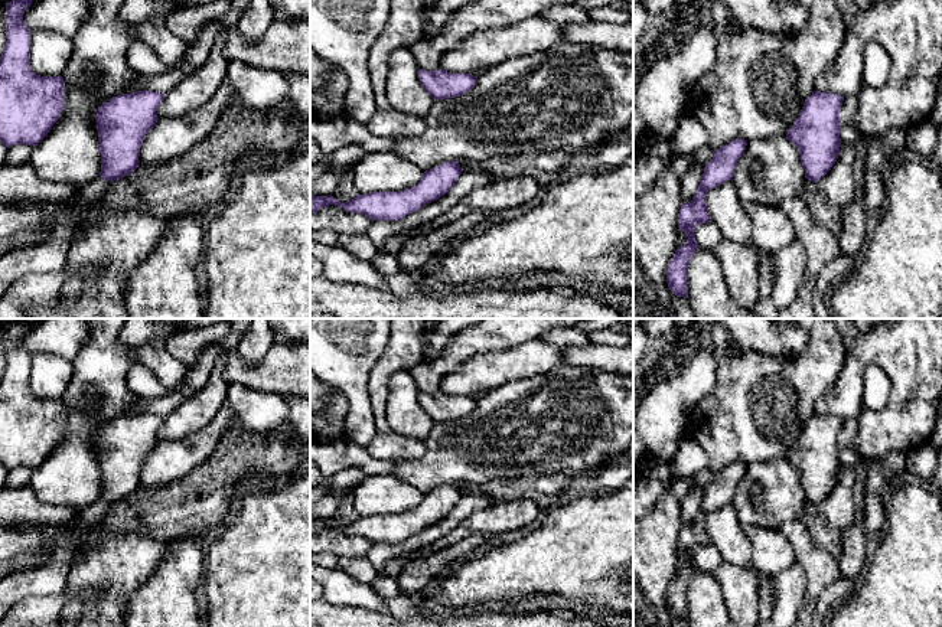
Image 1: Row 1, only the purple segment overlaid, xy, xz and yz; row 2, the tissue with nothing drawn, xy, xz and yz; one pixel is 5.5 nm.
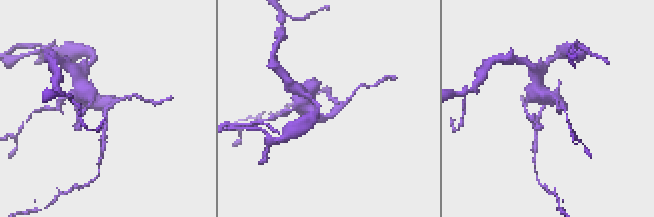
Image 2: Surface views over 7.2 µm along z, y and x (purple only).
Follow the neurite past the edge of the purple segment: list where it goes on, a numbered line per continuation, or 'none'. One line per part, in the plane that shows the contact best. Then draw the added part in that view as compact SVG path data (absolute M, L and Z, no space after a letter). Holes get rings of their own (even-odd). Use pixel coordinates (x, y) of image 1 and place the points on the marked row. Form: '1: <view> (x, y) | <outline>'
1: xy (49, 257) | M101 176L97 182L78 192L78 205L65 208L48 242L17 248L0 258L0 298L19 278L30 272L55 272L66 265L68 252L74 239L74 216L94 205L107 190L110 182Z

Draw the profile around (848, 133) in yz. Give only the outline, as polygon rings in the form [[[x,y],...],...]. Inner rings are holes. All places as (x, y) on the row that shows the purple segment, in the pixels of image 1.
[[[858,95],[845,98],[840,111],[840,138],[842,143],[854,144],[860,137],[860,131],[855,127],[855,114],[858,108]]]

